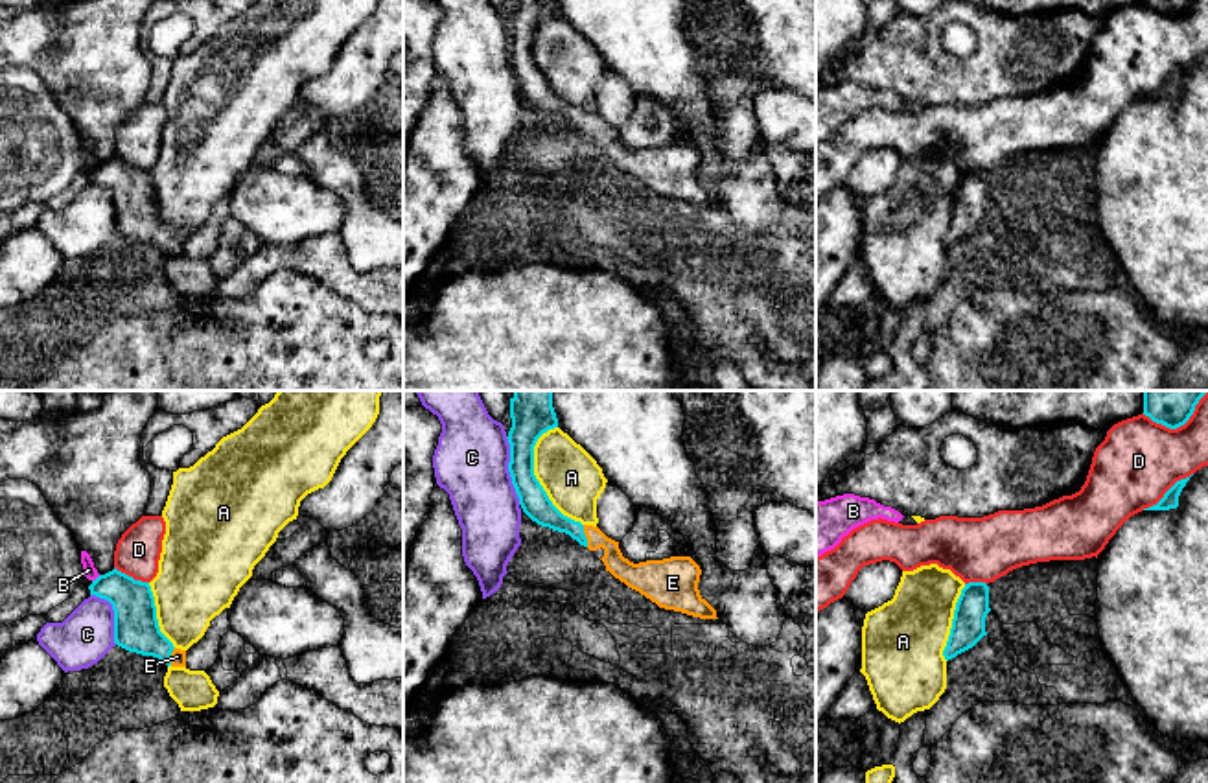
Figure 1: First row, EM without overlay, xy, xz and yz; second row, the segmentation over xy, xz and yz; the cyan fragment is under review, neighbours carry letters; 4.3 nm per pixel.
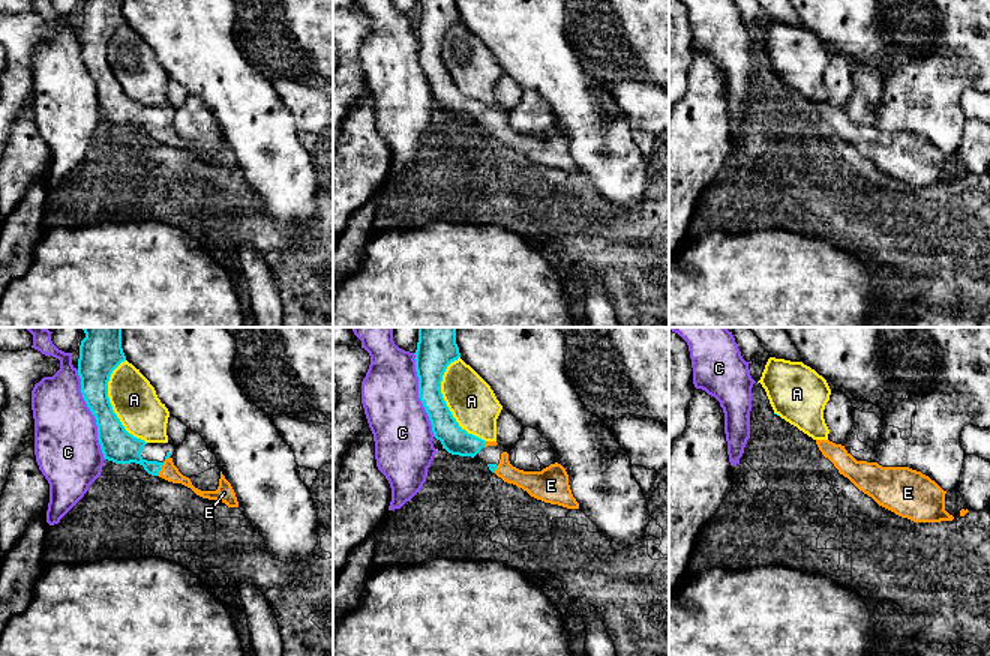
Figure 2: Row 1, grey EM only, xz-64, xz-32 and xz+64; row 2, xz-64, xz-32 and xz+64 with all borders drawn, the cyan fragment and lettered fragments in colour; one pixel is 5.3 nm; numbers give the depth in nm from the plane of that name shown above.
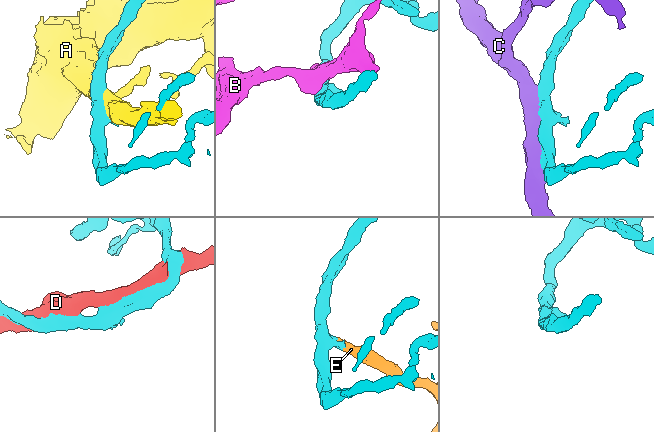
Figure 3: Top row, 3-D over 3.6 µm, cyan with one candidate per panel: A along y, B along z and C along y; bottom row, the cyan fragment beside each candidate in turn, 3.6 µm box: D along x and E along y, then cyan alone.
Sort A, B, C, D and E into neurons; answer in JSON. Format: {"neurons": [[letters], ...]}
{"neurons": [["A"], ["B"], ["C"], ["D"], ["E"]]}

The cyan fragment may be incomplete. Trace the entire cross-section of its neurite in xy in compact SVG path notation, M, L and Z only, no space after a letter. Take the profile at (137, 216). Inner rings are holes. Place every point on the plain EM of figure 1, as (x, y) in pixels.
M116 155L88 173L114 197L114 230L129 240L158 245L168 254L186 254L186 238L175 236L160 219L149 169L134 168Z

